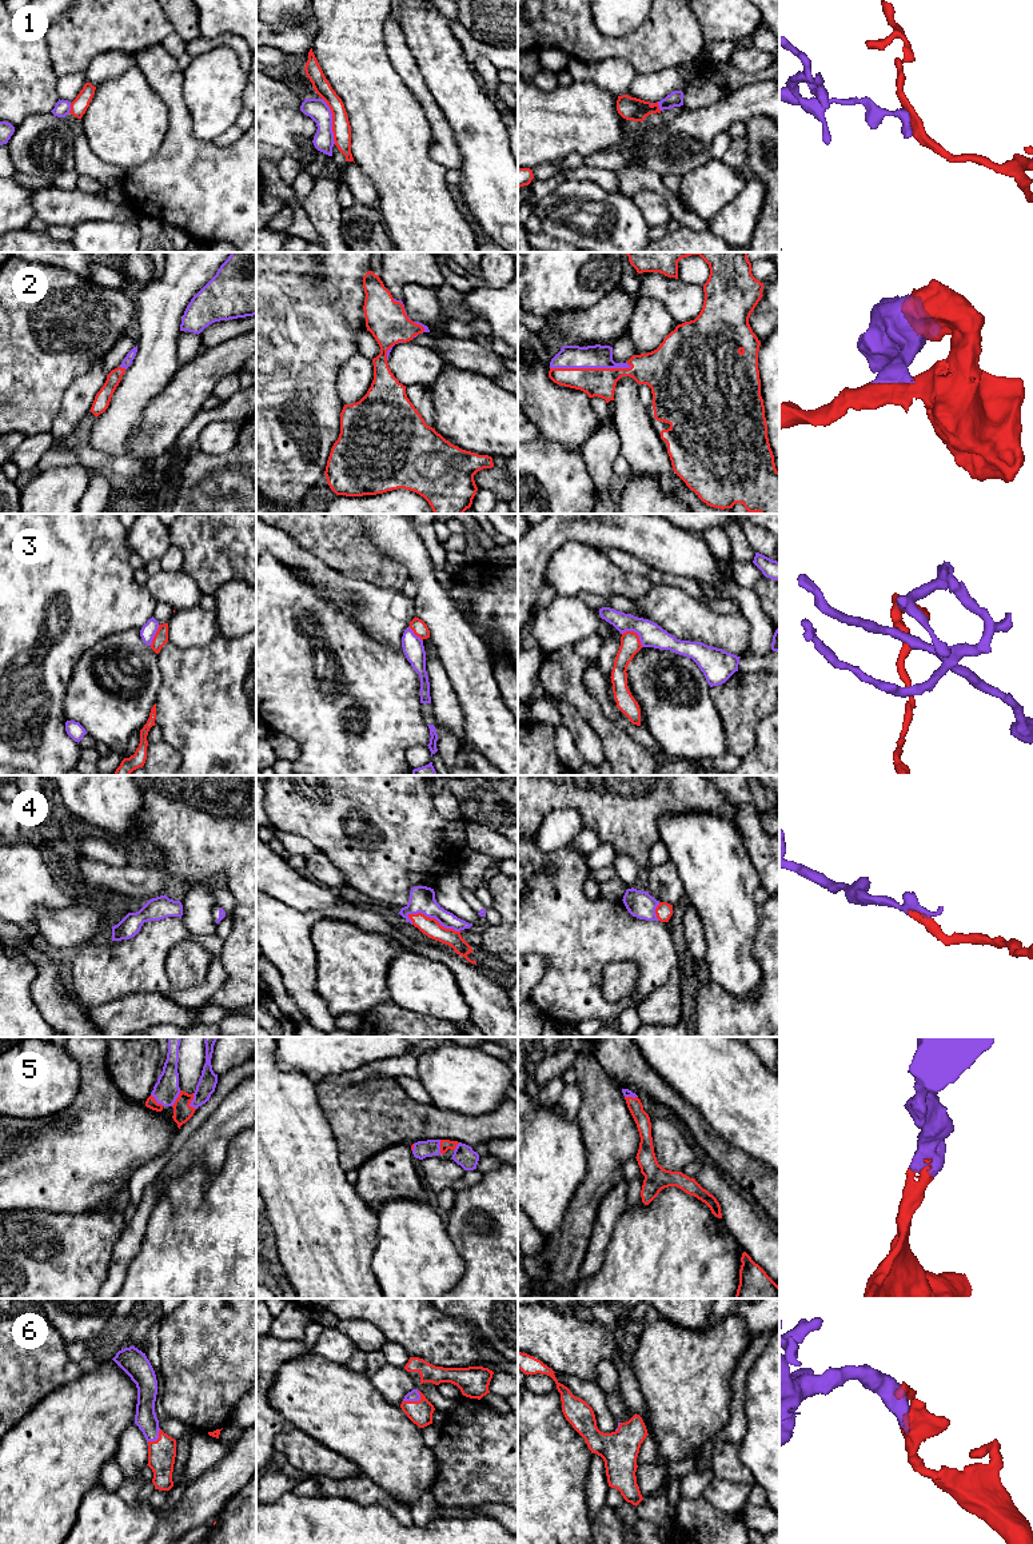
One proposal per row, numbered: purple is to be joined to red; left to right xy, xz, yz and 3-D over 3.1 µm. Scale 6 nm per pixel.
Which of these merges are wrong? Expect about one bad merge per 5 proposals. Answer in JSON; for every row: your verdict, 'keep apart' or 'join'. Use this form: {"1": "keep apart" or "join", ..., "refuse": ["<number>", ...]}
{"1": "keep apart", "2": "join", "3": "keep apart", "4": "join", "5": "join", "6": "join", "refuse": ["1", "3"]}

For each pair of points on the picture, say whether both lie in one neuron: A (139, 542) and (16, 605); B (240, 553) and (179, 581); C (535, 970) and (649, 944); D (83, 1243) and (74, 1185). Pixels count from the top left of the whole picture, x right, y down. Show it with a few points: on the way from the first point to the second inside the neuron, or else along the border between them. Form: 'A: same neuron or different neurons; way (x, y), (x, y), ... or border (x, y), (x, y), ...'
A: different neurons; border (127, 530), (127, 543), (132, 550)
B: different neurons; border (182, 569), (203, 593)
C: different neurons; border (537, 953), (546, 961), (547, 969), (531, 990)
D: different neurons; border (110, 1207), (78, 1213), (47, 1212)

